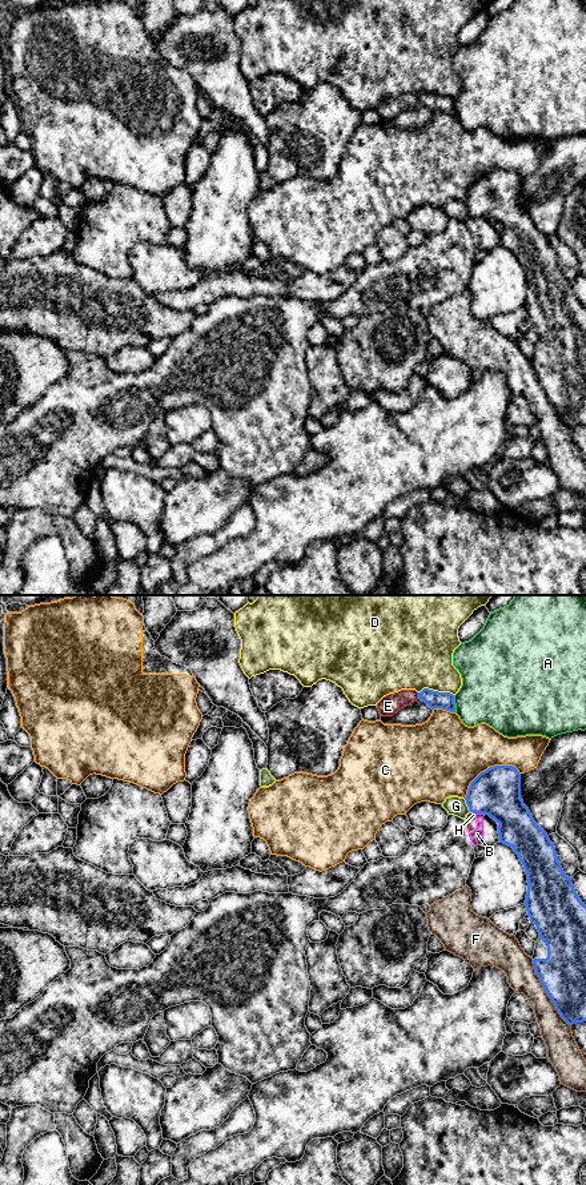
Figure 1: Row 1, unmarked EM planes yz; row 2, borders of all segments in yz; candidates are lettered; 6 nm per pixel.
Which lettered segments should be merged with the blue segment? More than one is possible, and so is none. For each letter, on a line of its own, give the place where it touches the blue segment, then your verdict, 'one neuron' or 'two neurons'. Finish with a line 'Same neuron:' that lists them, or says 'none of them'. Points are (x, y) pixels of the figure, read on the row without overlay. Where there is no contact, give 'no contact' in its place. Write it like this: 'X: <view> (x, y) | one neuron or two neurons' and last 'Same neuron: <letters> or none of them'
A: yz (454, 107) | two neurons
B: yz (480, 216) | two neurons
C: yz (488, 172) | two neurons
D: yz (436, 95) | two neurons
E: yz (418, 99) | two neurons
F: yz (546, 396) | two neurons
G: yz (468, 209) | two neurons
H: yz (473, 216) | two neurons
Same neuron: none of them

